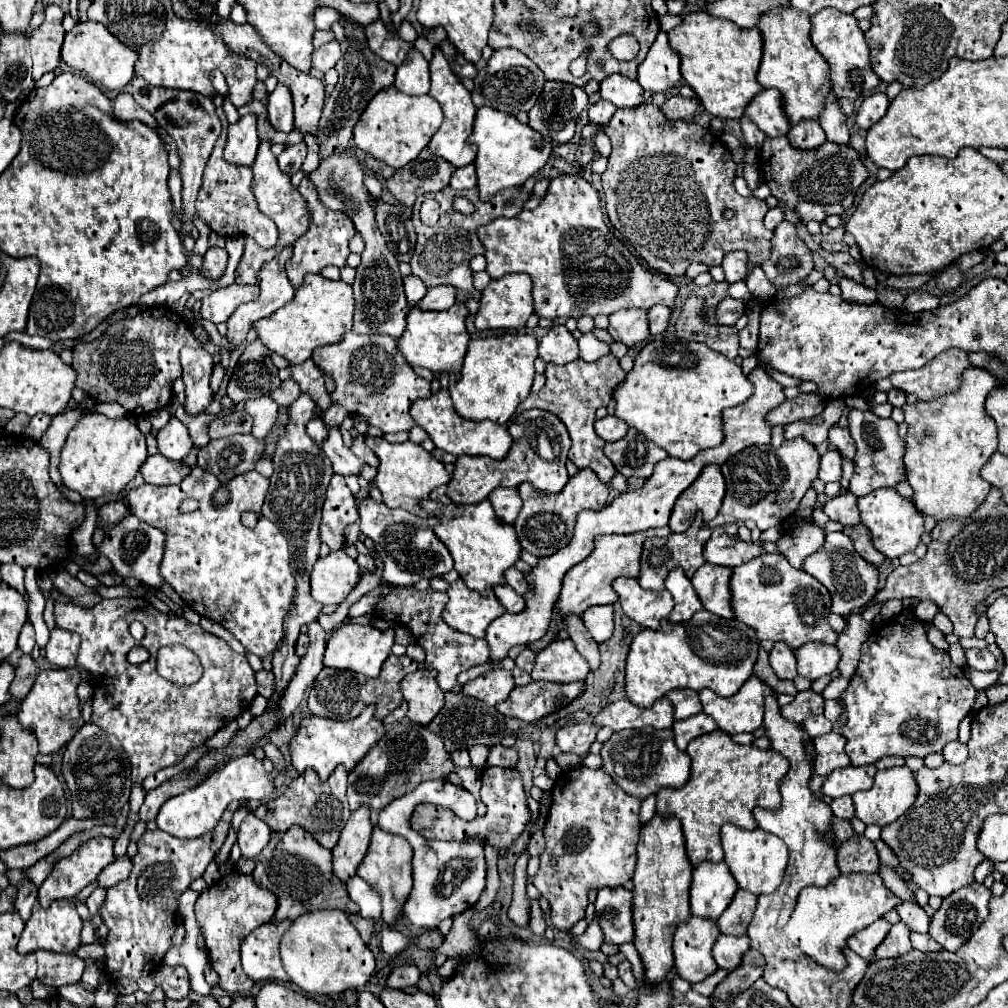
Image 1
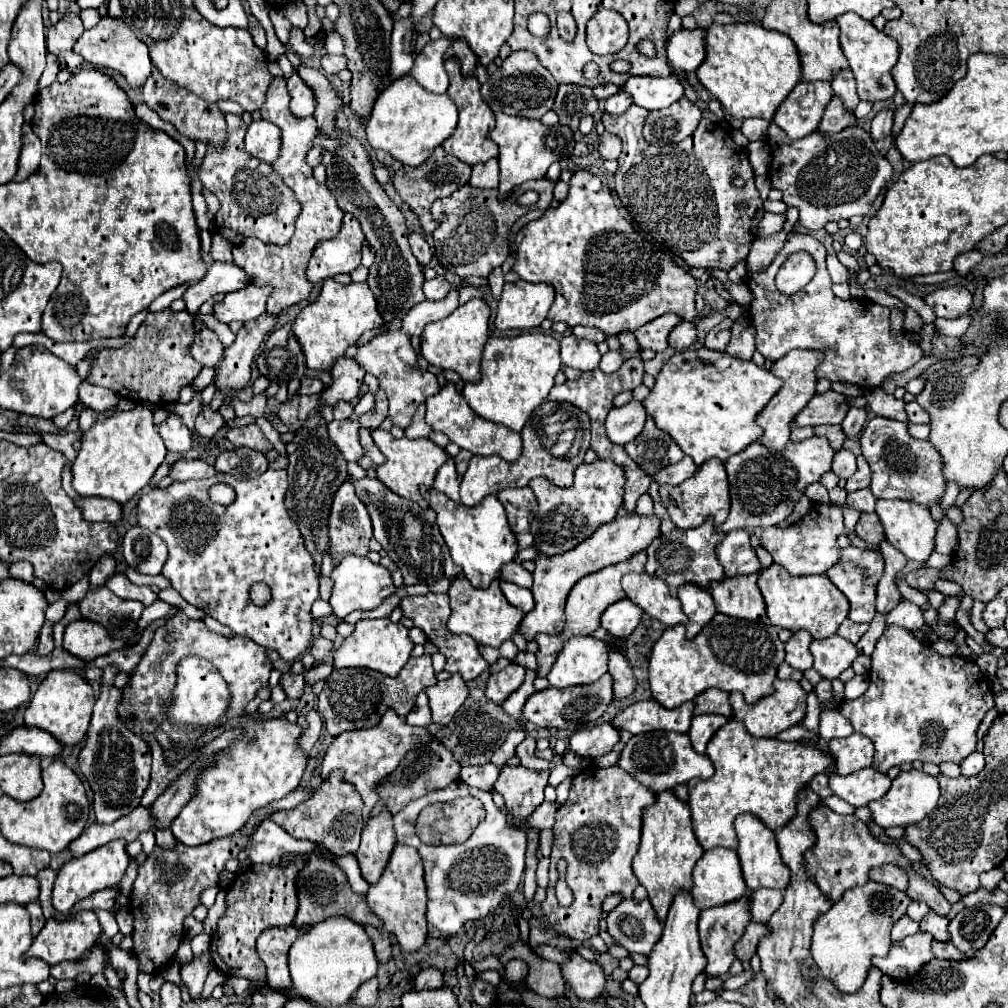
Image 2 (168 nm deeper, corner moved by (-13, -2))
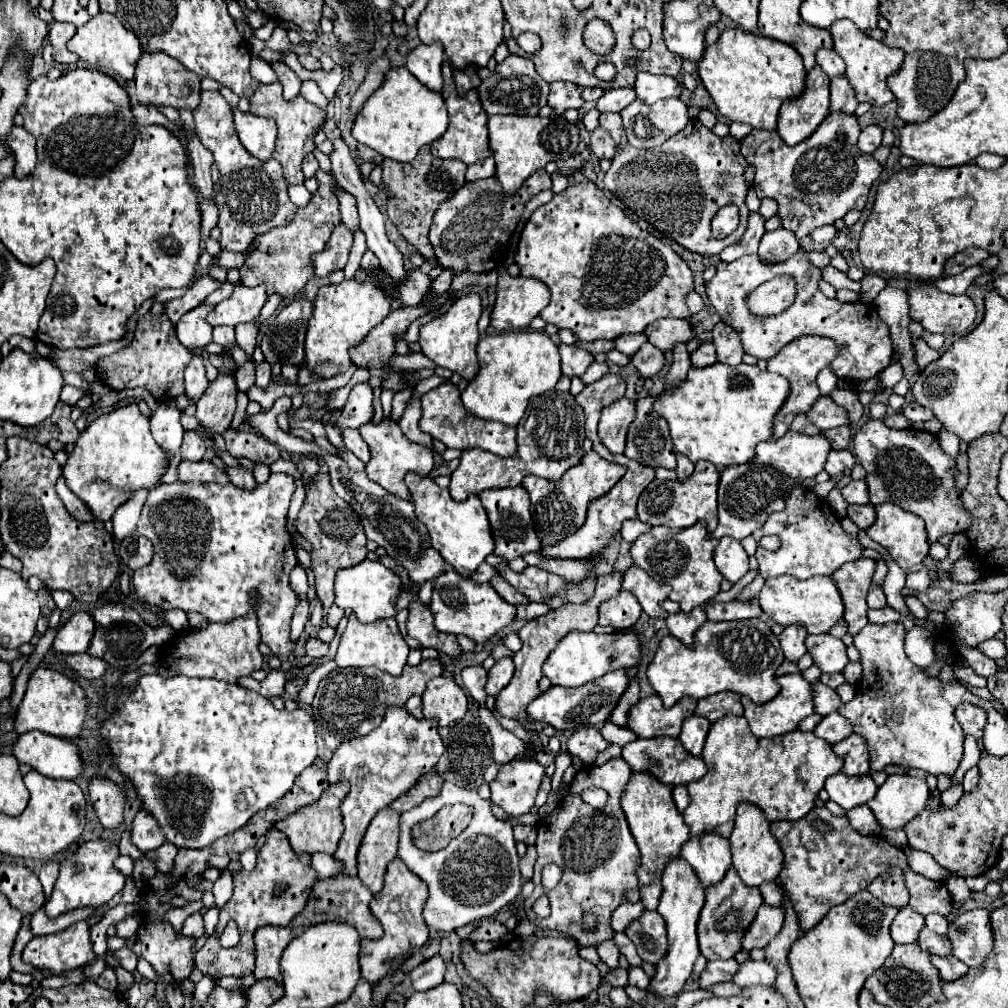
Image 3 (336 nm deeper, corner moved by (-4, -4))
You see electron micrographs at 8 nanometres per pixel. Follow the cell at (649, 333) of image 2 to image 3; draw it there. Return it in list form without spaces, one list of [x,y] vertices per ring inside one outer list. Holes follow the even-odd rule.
[[[677,318],[657,320],[655,324],[651,324],[651,328],[647,328],[645,334],[649,336],[649,342],[655,344],[663,352],[673,350],[675,344],[687,344],[695,336],[693,324],[691,324],[689,318],[683,318],[683,320],[677,320]]]

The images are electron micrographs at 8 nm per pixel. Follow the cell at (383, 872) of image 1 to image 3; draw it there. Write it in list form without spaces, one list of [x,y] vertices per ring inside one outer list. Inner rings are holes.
[[[395,858],[389,864],[385,886],[371,900],[371,912],[381,922],[385,934],[383,938],[377,940],[362,939],[360,945],[361,976],[369,984],[377,984],[387,974],[395,974],[403,960],[409,958],[415,950],[419,950],[429,940],[429,930],[421,916],[423,904],[427,902],[427,894],[429,894],[427,886],[421,880],[417,880],[417,876],[409,872],[409,868],[399,858]]]

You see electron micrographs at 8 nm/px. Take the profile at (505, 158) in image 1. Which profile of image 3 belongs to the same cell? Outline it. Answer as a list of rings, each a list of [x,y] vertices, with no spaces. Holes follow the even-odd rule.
[[[489,116],[489,148],[497,162],[497,178],[507,194],[515,194],[521,184],[547,162],[567,160],[579,146],[577,124],[567,122],[563,116]]]

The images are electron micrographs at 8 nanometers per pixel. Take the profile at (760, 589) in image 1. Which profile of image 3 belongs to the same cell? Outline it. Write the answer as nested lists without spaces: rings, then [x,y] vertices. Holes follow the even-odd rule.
[[[793,576],[769,578],[759,594],[759,604],[769,620],[783,626],[799,622],[809,634],[829,632],[831,626],[843,618],[843,598],[831,576],[813,576],[811,580],[795,580]]]

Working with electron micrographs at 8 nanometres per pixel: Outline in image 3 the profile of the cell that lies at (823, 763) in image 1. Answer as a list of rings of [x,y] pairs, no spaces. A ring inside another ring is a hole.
[[[851,734],[843,742],[833,744],[833,750],[845,760],[843,772],[847,776],[869,774],[869,750],[867,750],[867,742],[861,736]]]

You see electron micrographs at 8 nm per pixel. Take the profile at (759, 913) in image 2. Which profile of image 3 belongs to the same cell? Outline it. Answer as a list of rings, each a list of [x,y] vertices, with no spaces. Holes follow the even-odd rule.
[[[777,880],[763,882],[763,886],[759,886],[759,888],[763,894],[763,902],[767,902],[767,904],[781,904],[783,902],[783,892],[781,892]]]

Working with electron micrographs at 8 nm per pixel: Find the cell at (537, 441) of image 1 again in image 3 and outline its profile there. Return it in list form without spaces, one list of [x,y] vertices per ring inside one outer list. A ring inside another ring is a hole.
[[[551,390],[533,398],[525,410],[525,416],[517,424],[517,452],[511,458],[499,458],[487,450],[471,448],[465,450],[457,470],[451,474],[449,492],[451,498],[461,502],[469,494],[479,494],[489,488],[519,486],[521,480],[529,474],[559,480],[565,470],[579,464],[583,458],[583,440],[585,440],[585,416],[583,408],[575,402],[571,392]]]

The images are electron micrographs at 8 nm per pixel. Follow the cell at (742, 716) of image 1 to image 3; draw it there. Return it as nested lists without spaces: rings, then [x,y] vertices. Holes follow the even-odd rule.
[[[801,672],[779,676],[777,682],[781,684],[781,692],[767,704],[759,704],[757,706],[755,702],[747,700],[745,696],[741,698],[741,704],[745,708],[745,720],[749,722],[751,732],[755,736],[759,736],[759,738],[771,738],[771,736],[779,736],[779,734],[787,734],[791,730],[797,730],[799,722],[813,714],[813,688],[803,678]]]

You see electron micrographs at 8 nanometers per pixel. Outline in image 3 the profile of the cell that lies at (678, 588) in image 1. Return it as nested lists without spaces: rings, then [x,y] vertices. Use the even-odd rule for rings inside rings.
[[[663,600],[661,606],[669,614],[667,620],[665,620],[669,632],[675,638],[679,638],[683,644],[693,646],[693,634],[695,634],[695,630],[707,620],[703,608],[693,608],[689,614],[683,614],[683,612],[679,612],[679,604],[675,604],[671,600]]]

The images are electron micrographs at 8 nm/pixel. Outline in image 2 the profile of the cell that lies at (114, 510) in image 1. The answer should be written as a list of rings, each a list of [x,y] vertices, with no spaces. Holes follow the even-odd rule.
[[[78,498],[76,504],[80,506],[82,514],[90,522],[110,522],[116,524],[122,520],[122,504],[110,502],[104,498]]]

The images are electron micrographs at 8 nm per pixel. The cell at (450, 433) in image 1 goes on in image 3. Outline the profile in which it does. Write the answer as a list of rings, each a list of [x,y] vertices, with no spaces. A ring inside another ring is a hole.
[[[445,382],[435,390],[429,390],[421,398],[423,402],[423,416],[419,420],[419,428],[429,434],[435,440],[441,440],[447,448],[457,448],[457,450],[467,450],[467,448],[481,448],[487,452],[493,452],[497,456],[513,456],[517,450],[515,442],[515,428],[505,426],[501,422],[491,422],[491,420],[481,420],[471,416],[461,402],[461,392],[455,384]]]

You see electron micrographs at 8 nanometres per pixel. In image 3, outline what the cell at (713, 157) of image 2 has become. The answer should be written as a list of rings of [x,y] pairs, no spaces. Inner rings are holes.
[[[601,114],[601,128],[605,128],[617,142],[613,164],[605,174],[605,188],[613,192],[627,208],[631,208],[641,220],[649,222],[663,236],[673,238],[683,248],[715,256],[729,244],[735,244],[745,228],[749,210],[745,206],[747,160],[739,152],[739,140],[733,136],[719,138],[699,120],[689,120],[683,132],[675,134],[663,146],[651,150],[637,150],[627,142],[625,128],[619,114]],[[735,204],[739,208],[739,226],[723,240],[711,236],[711,220],[719,208]]]

